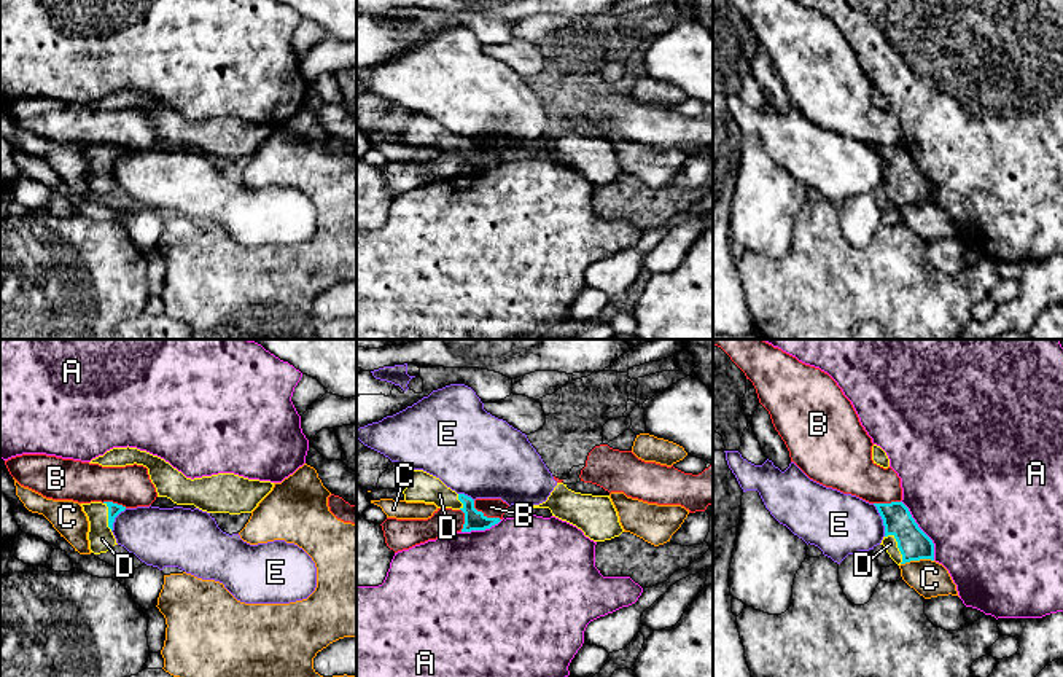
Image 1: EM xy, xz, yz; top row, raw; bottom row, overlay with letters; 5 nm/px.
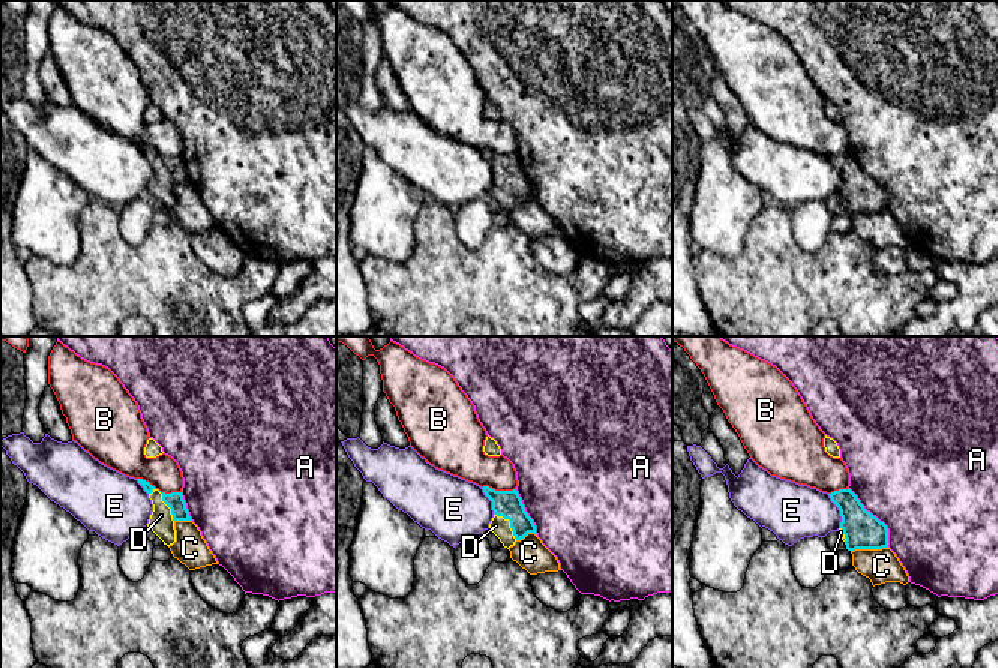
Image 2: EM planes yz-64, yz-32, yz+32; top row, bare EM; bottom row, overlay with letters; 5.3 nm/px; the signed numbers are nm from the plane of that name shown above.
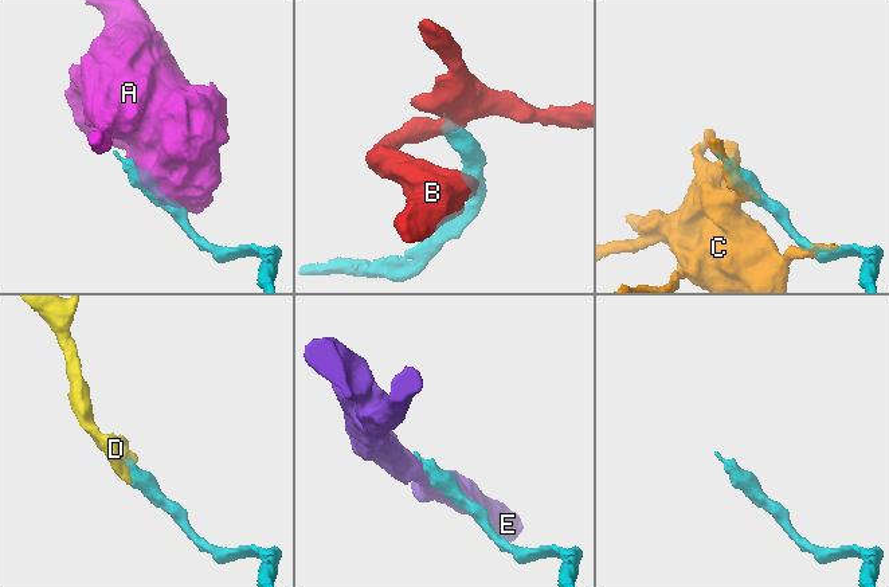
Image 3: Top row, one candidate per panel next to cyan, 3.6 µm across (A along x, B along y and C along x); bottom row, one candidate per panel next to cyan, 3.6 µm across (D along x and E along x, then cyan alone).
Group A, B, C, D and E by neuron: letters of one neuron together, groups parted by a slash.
A / B / C / D / E

